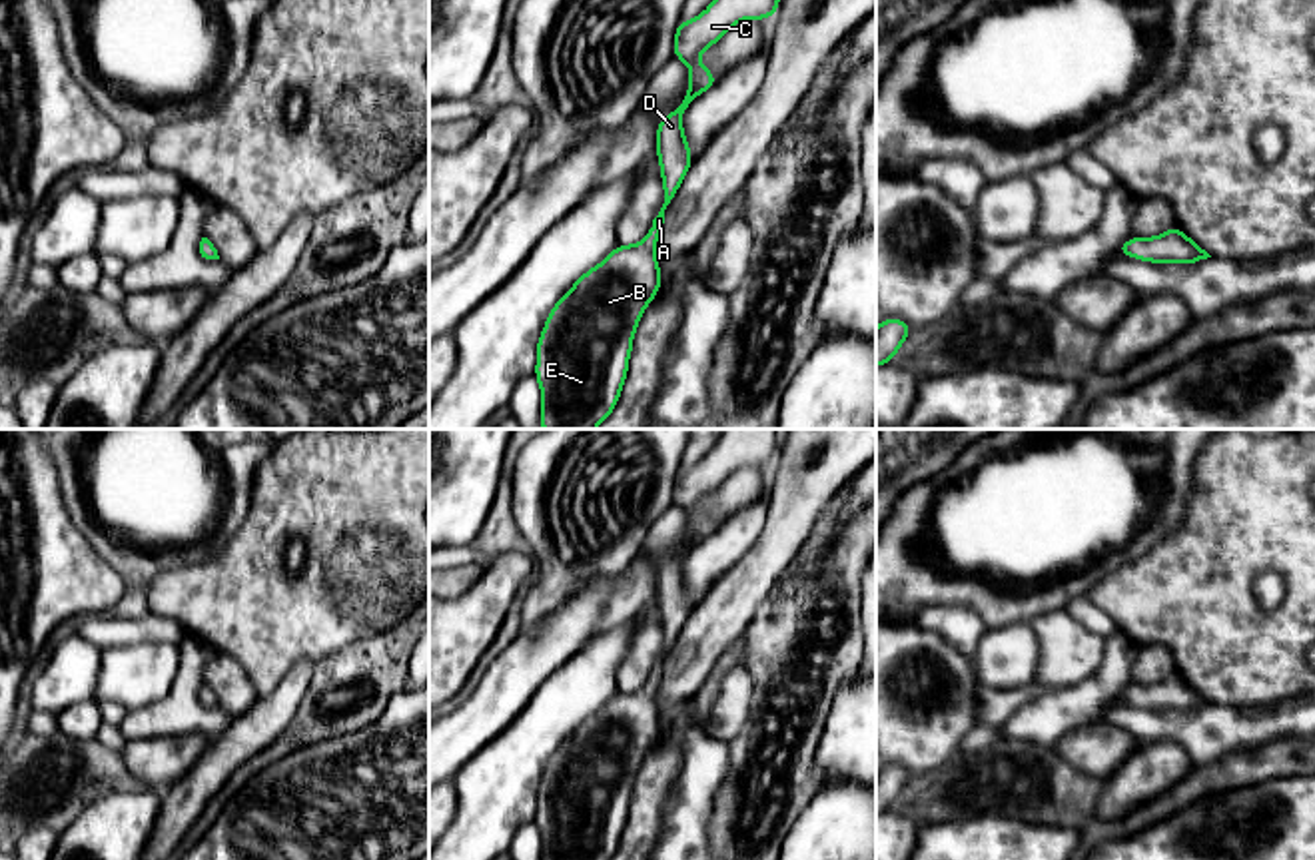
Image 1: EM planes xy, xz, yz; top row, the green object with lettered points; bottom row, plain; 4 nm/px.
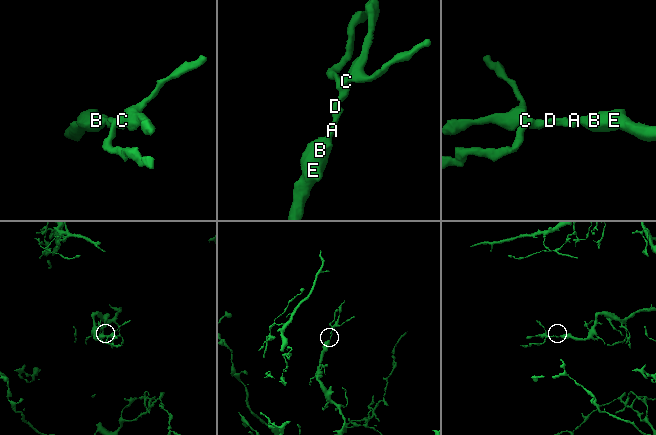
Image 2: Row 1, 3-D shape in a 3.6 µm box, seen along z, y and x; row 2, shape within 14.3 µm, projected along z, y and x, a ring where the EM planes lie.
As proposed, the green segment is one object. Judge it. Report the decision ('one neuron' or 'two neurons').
one neuron

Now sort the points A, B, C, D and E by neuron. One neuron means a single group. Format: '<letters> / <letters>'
A B C D E

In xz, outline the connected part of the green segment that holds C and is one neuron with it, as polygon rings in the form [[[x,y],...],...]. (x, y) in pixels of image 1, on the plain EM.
[[[724,429],[700,463],[678,469],[672,503],[680,505],[692,523],[682,551],[657,575],[664,650],[643,688],[615,694],[551,756],[537,790],[541,860],[613,860],[627,826],[635,776],[660,738],[655,692],[662,678],[664,656],[692,611],[682,561],[718,527],[698,503],[736,469],[774,463],[780,439],[782,429]]]

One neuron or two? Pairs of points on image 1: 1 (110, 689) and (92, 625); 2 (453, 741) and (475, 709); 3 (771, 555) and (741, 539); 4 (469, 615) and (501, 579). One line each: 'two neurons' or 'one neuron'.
1: two neurons
2: one neuron
3: two neurons
4: one neuron

